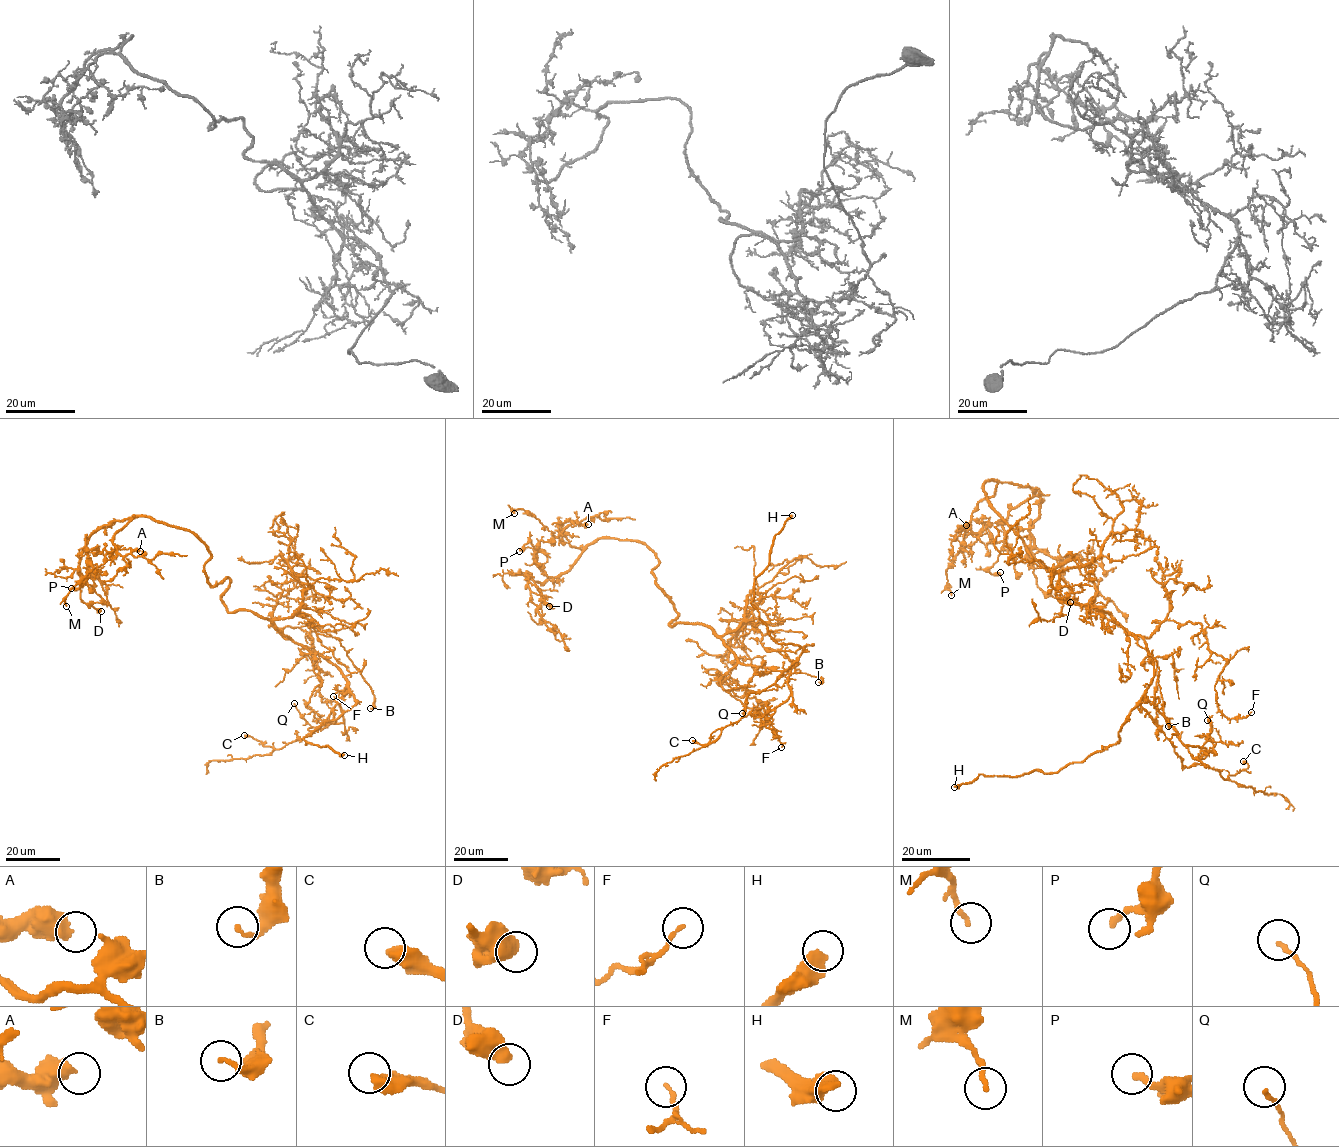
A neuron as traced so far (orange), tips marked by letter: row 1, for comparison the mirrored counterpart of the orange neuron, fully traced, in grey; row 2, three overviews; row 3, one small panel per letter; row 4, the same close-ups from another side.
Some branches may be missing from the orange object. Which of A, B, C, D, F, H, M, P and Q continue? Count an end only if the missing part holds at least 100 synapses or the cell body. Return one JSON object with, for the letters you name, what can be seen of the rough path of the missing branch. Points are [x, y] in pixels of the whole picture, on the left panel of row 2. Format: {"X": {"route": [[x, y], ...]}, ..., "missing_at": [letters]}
{"H": {"route": [[344, 755], [362, 750], [401, 762]]}, "missing_at": ["H"]}

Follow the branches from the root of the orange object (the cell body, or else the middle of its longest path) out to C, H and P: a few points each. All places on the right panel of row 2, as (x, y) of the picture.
C: (1094, 583), (1092, 603), (1146, 644), (1154, 676), (1141, 706), (1181, 764), (1225, 779), (1243, 761)
H: (1094, 583), (1092, 603), (1144, 639), (1153, 665), (1152, 682), (1119, 742), (1057, 772), (981, 774), (954, 787)
P: (1094, 583), (1076, 558), (1037, 561), (988, 481), (1033, 492), (1003, 525), (1000, 572)

